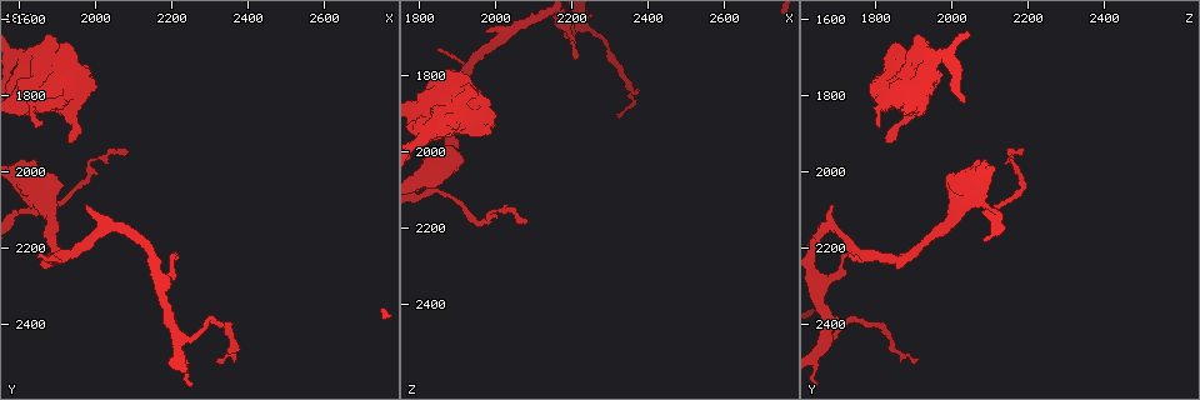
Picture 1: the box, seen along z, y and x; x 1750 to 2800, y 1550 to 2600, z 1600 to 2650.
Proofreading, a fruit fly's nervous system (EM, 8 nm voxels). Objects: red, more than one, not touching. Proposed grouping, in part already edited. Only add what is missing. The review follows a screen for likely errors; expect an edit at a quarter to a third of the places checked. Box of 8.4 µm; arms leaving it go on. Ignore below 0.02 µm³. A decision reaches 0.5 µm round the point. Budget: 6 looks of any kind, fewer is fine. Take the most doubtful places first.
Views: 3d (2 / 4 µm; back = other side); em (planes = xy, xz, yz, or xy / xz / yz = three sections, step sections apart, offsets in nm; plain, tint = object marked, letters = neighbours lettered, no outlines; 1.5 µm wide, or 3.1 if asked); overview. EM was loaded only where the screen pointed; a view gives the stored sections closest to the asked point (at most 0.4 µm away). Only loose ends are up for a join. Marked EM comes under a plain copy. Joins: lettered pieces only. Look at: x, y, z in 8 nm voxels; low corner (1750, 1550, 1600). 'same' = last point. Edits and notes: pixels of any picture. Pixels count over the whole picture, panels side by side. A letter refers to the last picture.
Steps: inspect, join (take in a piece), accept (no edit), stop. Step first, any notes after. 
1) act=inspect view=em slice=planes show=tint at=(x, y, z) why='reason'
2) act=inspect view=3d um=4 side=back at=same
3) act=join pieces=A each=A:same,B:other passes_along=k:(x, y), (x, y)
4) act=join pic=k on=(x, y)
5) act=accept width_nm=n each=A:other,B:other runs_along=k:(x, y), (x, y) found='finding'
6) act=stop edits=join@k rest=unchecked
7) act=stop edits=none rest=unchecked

act=inspect view=em slice=planes show=letters at=(2325, 2490, 1915) why='end of a long branch'

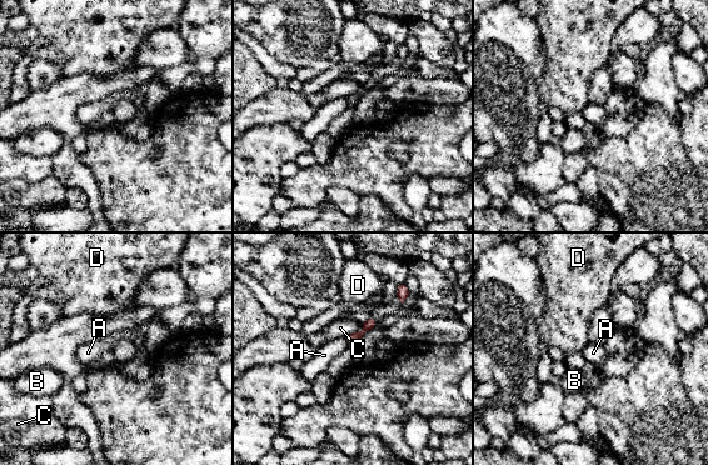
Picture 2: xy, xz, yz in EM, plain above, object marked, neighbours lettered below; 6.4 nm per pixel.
act=accept each=A:other,B:other,C:other,D:other border=2:(347, 338), (352, 346) found='no lettered piece goes on from it'

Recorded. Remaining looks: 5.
act=inspect view=em slice=planes show=letters at=(1970, 2095, 1690) why='an open end'

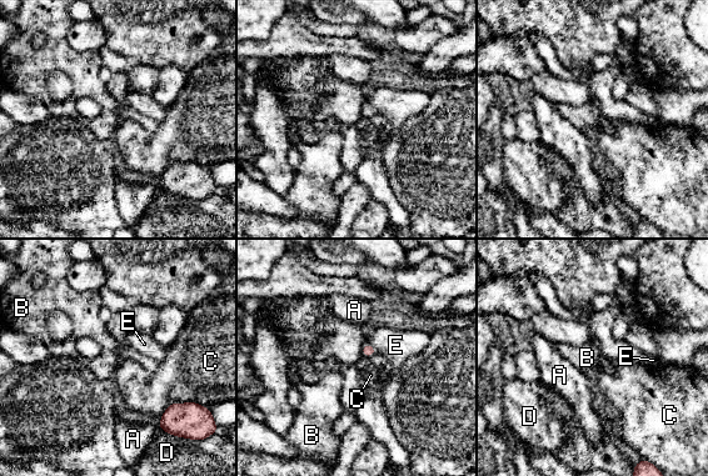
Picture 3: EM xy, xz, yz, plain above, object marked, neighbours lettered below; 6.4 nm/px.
act=accept each=A:other,B:other,C:other,D:other,E:other border=3:(365, 342), (362, 347), (362, 356) found='none of them fits'

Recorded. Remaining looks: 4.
act=inspect view=em slice=xz step=4 show=tint at=(1850, 1875, 1800) why='free end'

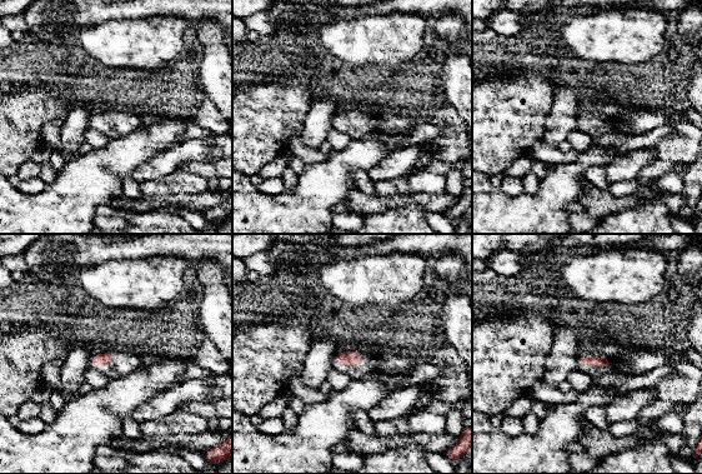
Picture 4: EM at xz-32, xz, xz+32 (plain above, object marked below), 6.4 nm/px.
act=inspect view=em slice=planes show=letters at=same

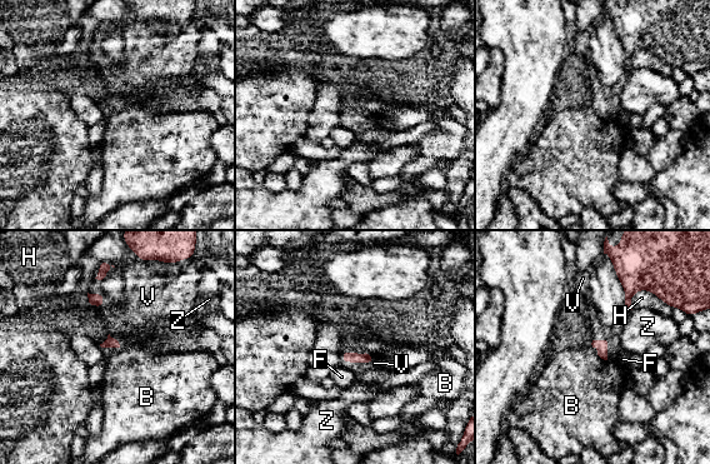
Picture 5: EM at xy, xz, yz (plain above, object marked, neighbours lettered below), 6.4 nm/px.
act=join pic=5 on=(358, 368) each=B:other,F:other,H:other,V:same,Z:other found='it goes on there'

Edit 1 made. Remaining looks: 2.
act=stop edits=join@5 rest=unchecked

